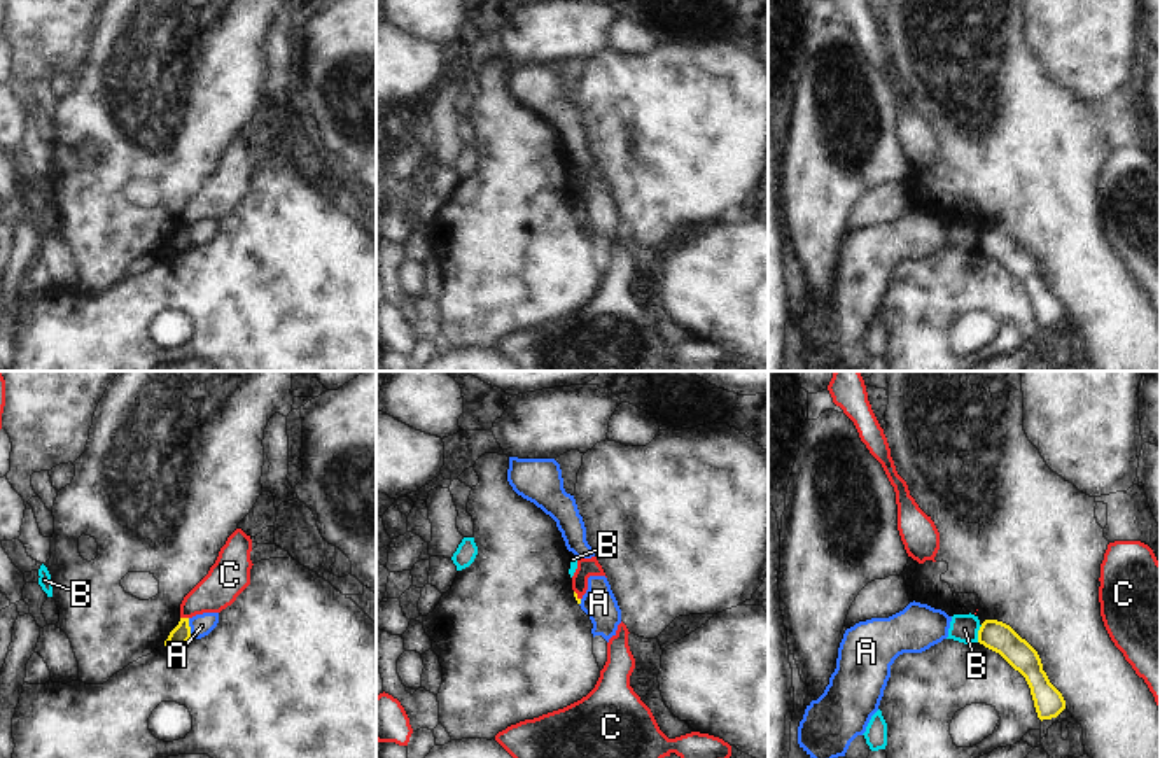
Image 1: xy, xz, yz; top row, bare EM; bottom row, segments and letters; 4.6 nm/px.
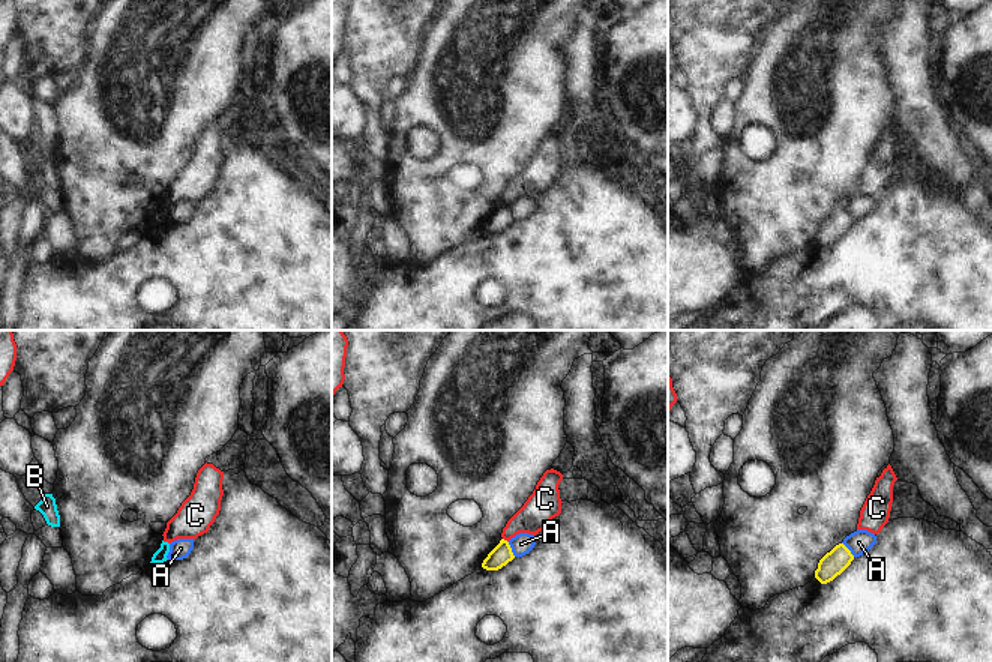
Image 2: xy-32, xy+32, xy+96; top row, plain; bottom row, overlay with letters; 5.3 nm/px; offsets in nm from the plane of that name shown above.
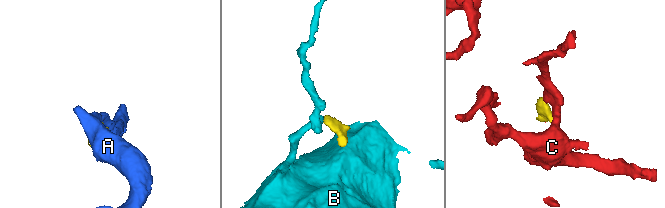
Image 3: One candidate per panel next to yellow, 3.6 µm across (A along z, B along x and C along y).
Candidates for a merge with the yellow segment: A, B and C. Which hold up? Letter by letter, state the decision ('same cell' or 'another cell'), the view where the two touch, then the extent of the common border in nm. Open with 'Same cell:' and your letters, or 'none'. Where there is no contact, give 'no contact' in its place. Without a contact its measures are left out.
Same cell: none
A: another cell | xy | 100 nm
B: another cell | yz | 80 nm
C: another cell | xy | 40 nm

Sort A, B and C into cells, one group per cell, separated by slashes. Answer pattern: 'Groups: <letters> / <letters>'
Groups: A / B / C

